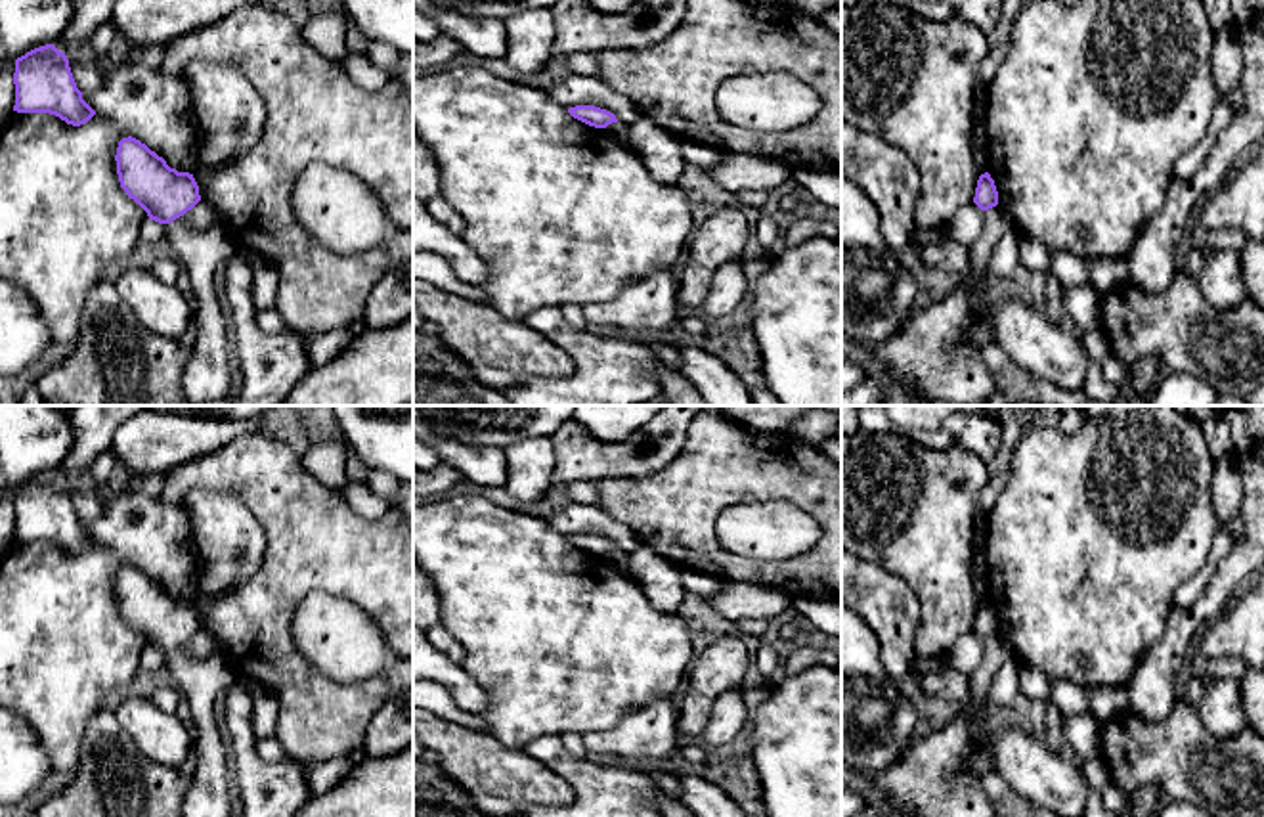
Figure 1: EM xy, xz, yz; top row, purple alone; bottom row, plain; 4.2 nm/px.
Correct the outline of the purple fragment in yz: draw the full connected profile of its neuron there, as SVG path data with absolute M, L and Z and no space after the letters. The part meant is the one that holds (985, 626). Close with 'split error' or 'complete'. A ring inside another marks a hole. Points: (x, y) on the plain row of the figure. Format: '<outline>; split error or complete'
M989 601L979 605L973 631L981 639L989 639L998 633L998 620L996 620L994 608L991 607Z; complete

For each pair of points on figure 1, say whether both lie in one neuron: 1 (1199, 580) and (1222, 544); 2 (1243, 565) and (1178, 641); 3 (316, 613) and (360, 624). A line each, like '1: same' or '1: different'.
1: same
2: same
3: same

